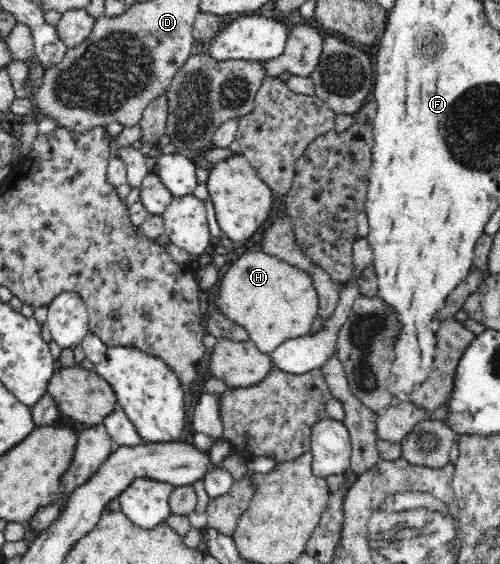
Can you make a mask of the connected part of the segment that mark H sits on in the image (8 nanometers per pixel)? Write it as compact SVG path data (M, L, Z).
M261 250L246 252L236 258L224 273L220 287L214 291L214 307L231 323L244 328L253 345L264 354L273 353L284 341L307 335L319 311L319 296L308 272L298 270L276 256Z

